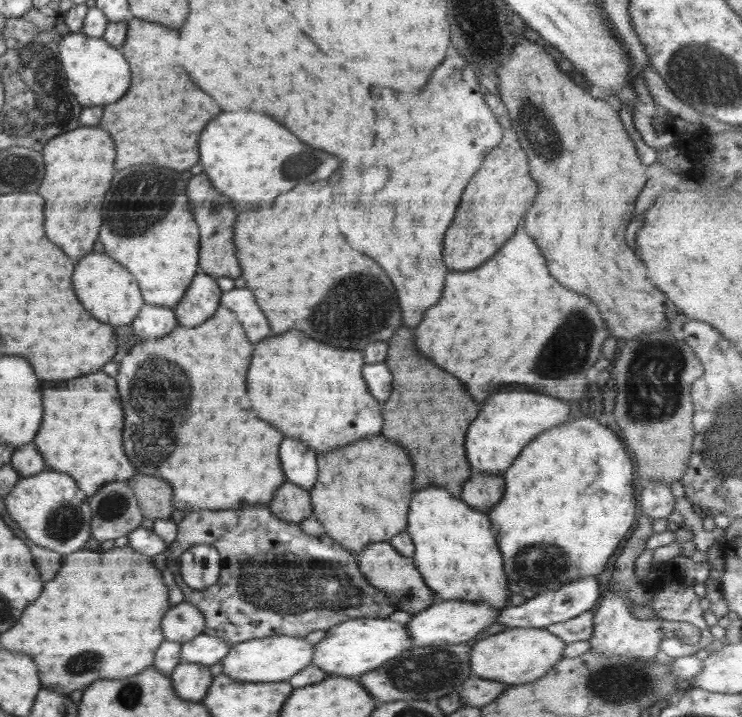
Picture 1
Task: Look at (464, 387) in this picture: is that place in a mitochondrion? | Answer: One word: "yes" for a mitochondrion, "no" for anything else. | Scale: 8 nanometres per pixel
no

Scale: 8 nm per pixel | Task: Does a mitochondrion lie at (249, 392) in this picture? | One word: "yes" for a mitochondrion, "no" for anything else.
no

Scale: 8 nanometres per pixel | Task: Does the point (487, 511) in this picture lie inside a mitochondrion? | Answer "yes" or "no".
no

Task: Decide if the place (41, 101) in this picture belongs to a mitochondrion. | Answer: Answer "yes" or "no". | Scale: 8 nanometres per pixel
yes

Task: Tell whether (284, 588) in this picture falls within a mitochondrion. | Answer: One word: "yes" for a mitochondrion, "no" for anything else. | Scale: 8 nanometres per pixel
yes

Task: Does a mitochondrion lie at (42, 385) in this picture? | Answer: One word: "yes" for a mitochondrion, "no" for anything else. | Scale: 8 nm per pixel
no

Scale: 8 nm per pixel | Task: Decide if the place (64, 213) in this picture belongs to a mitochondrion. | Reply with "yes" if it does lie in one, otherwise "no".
no

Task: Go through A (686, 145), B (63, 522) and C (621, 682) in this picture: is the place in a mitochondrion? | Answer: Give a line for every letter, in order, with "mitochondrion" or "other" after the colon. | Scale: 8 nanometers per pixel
A: other
B: mitochondrion
C: mitochondrion

